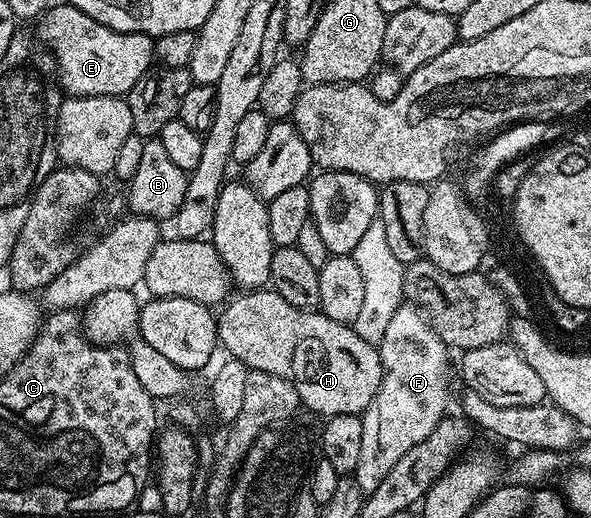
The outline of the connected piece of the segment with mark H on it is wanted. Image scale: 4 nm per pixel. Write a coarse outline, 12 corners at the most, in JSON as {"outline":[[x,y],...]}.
{"outline":[[251,289],[218,346],[290,379],[322,417],[362,416],[376,344],[318,309]]}

